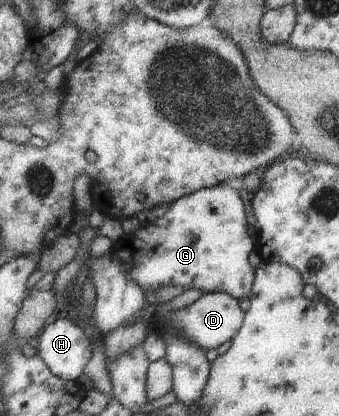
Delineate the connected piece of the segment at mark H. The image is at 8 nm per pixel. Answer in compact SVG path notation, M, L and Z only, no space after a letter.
M65 317L52 321L39 336L38 355L62 379L78 381L92 359L93 350L87 333Z

